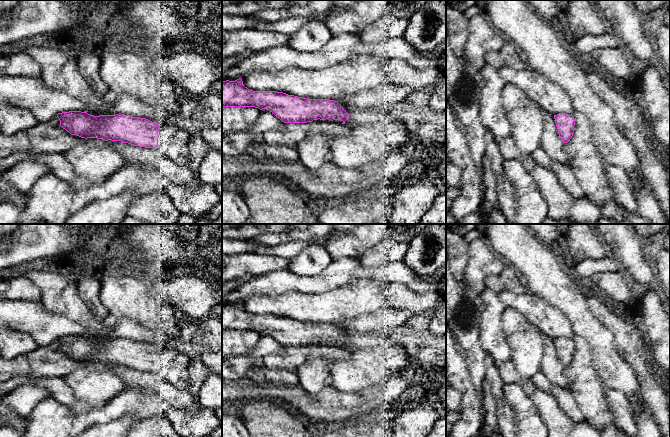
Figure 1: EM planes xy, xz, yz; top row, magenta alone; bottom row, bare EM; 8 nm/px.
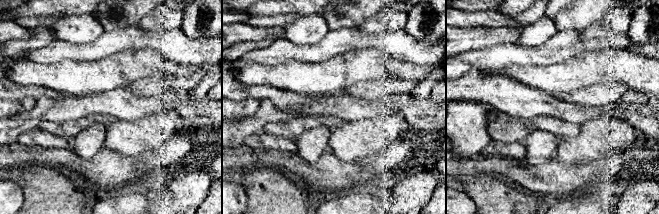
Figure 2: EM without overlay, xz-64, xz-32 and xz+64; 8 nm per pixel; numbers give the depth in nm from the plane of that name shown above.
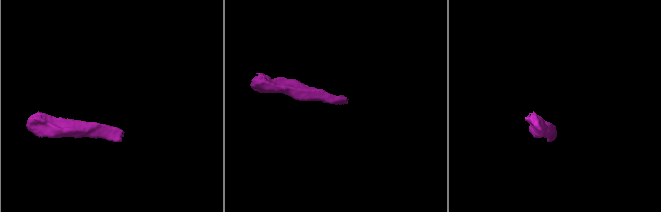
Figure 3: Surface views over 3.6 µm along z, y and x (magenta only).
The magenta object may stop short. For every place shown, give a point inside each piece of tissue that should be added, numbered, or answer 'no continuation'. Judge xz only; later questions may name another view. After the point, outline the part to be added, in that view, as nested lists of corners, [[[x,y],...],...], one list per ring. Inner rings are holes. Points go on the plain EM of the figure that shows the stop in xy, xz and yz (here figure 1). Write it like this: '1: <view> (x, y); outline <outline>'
no continuation

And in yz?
no continuation

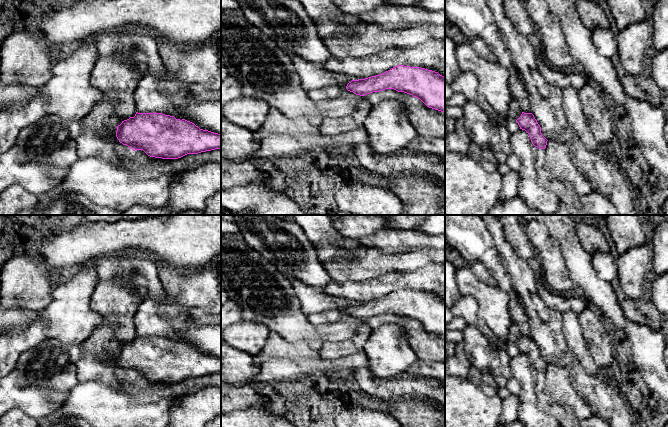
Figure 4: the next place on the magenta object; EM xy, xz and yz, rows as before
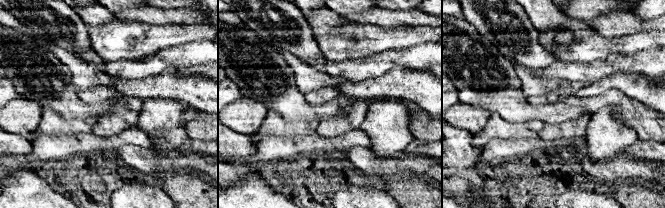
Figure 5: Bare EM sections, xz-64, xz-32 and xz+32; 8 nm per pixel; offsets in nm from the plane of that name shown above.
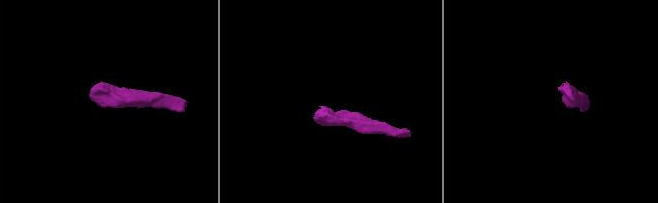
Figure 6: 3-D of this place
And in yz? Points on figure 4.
1: yz (514, 336); outline [[[512,323],[509,329],[508,341],[517,344],[522,338],[522,335],[515,323]]]

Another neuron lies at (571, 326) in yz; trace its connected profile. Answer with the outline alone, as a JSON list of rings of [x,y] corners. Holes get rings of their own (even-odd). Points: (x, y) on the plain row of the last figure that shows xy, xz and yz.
[[[571,310],[563,313],[562,333],[569,350],[576,356],[585,371],[592,376],[600,375],[599,366],[594,361],[582,332],[578,314]]]

